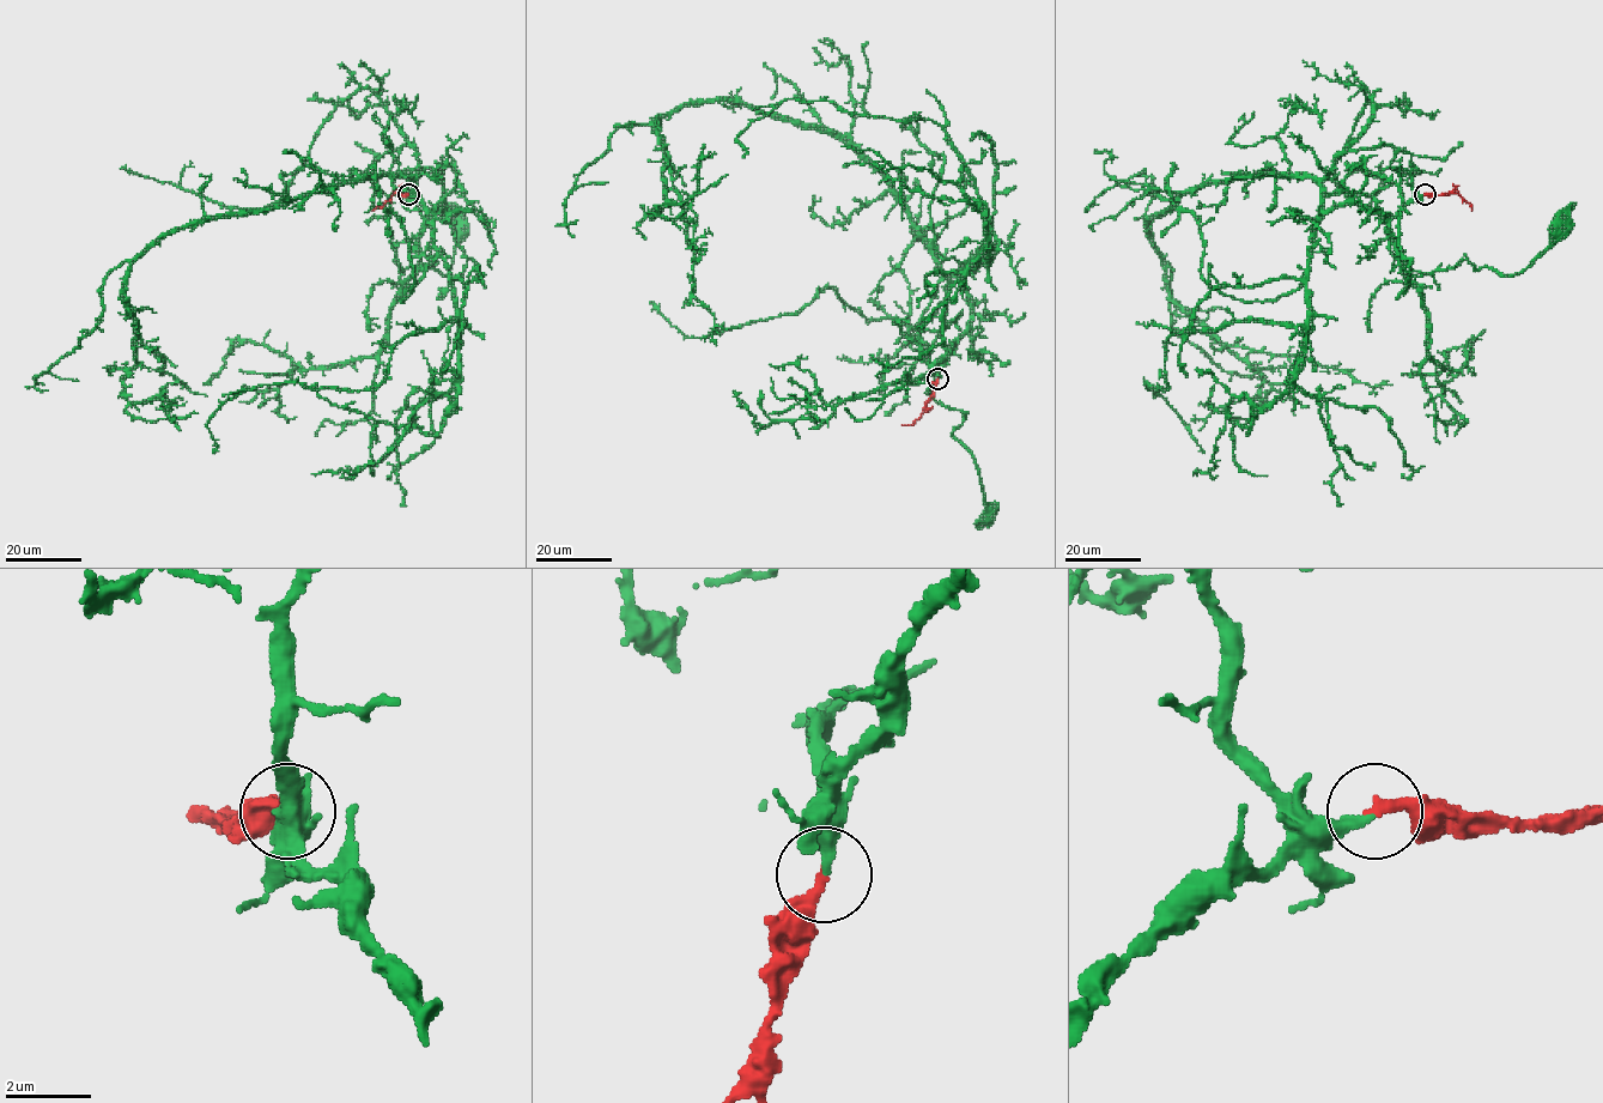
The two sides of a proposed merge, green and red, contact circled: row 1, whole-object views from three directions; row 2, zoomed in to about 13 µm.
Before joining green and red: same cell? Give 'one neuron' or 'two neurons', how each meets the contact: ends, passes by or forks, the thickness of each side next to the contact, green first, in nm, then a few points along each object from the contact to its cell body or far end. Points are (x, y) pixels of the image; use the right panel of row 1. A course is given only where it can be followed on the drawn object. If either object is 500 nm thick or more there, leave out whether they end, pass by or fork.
one neuron; green ends there; red ends there; 240 nm thick on the green side, 280 nm on the other; green runs (1425, 194), (1392, 218), (1323, 210), (1323, 194), (1371, 197), (1390, 253), (1432, 273), (1515, 274), (1559, 226); red runs (1425, 194), (1458, 193), (1473, 210)

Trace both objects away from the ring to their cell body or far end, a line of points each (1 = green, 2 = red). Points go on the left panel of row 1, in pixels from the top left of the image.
1: (408, 194), (425, 218), (441, 208), (388, 197), (404, 273), (433, 260), (425, 270), (447, 274), (459, 226)
2: (408, 194), (394, 193), (372, 210)

